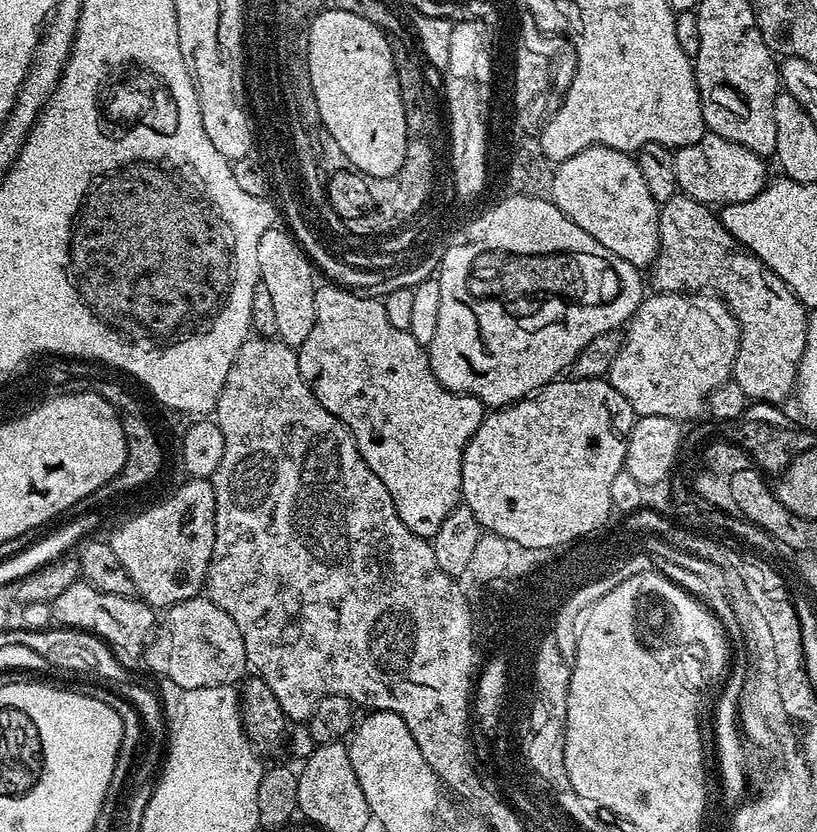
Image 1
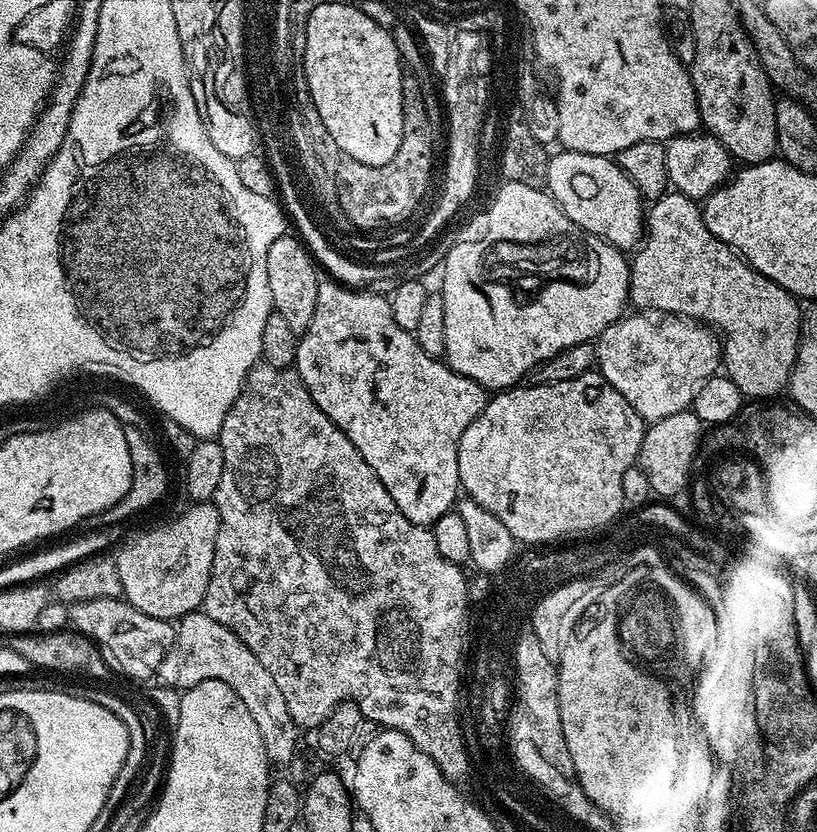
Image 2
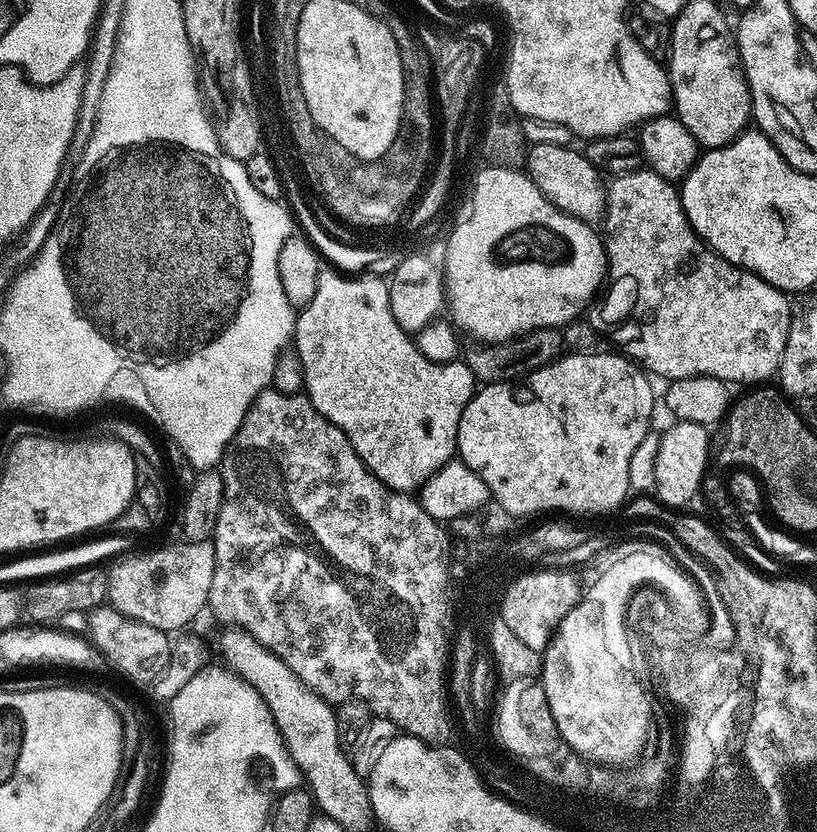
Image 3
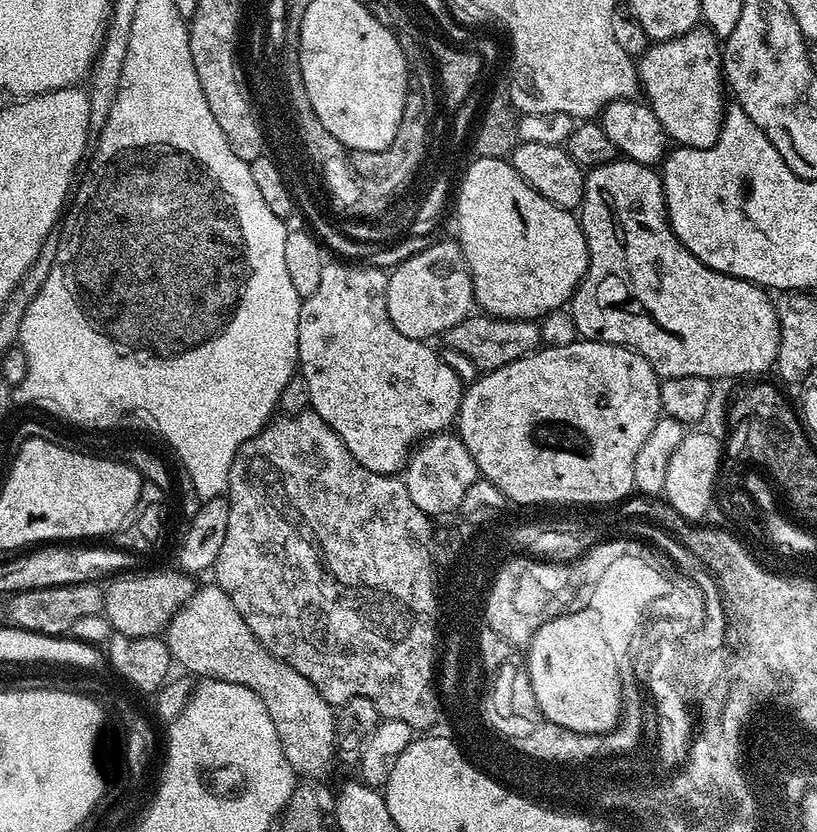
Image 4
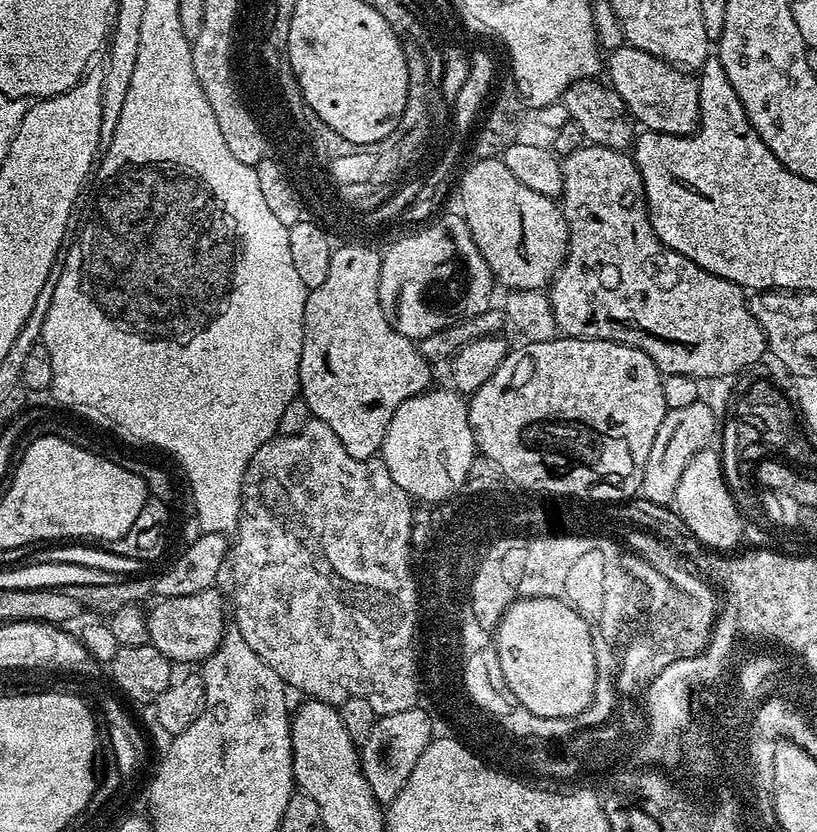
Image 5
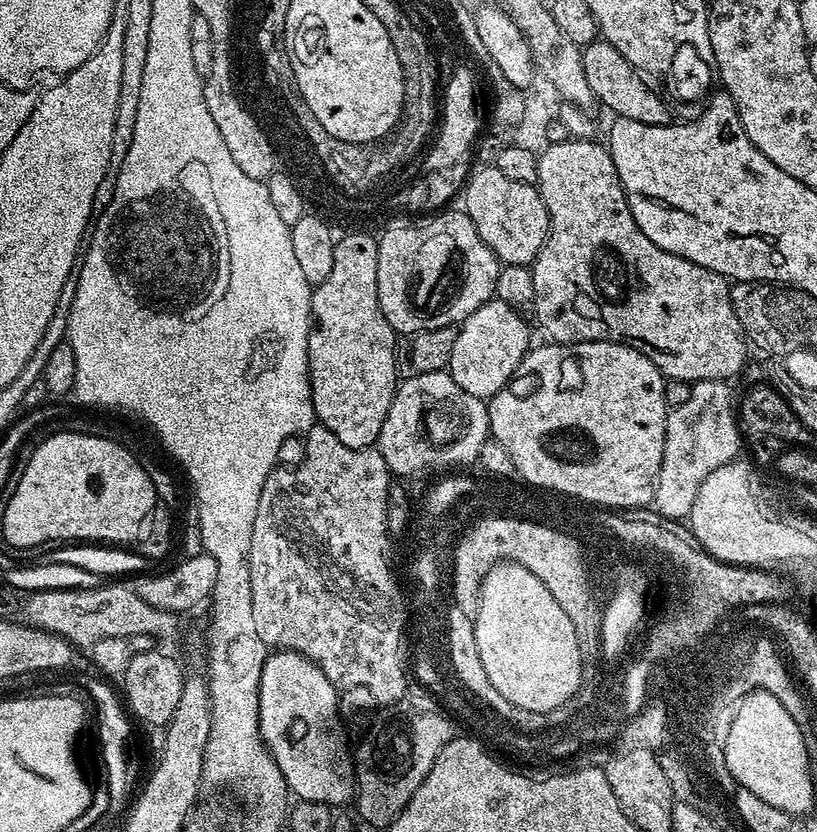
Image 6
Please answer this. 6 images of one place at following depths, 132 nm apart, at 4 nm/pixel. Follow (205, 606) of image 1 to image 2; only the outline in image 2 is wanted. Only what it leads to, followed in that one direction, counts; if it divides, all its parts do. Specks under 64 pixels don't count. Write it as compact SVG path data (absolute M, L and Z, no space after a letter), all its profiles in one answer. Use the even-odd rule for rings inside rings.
M203 611L191 612L190 615L184 616L177 623L175 640L171 644L170 650L167 651L166 658L159 664L156 678L157 681L160 680L164 685L176 688L178 692L192 689L198 682L206 680L226 682L238 694L242 702L246 702L247 710L250 711L250 716L253 718L254 724L262 736L264 753L267 754L269 763L274 766L276 764L284 766L291 762L296 752L300 729L293 718L290 717L286 698L283 697L282 690L278 689L274 678L271 677L271 673L267 672L266 667L255 657L254 652L245 643L228 627L222 626L220 622L215 622L214 619L204 614Z

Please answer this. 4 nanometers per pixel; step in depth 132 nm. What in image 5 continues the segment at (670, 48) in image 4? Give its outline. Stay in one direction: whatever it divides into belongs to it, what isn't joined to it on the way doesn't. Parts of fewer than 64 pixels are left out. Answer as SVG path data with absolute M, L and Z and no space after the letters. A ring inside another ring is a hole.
M631 46L609 51L606 72L607 68L607 83L624 103L627 115L641 129L675 136L690 136L696 131L700 123L700 81L695 75Z

